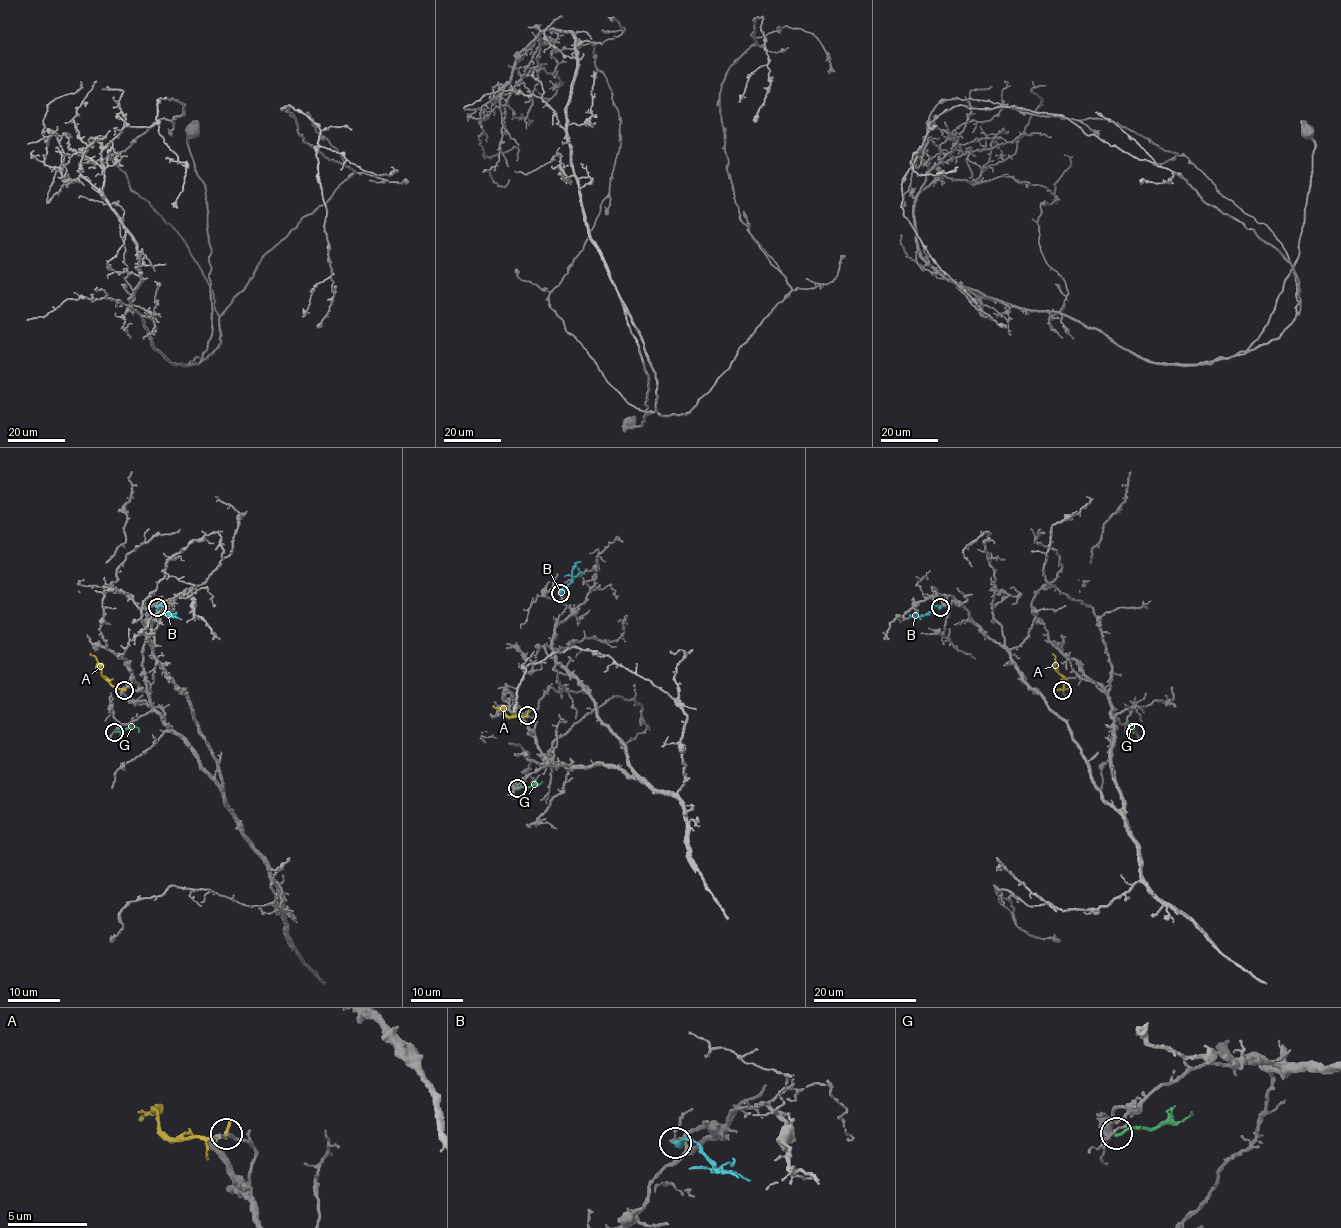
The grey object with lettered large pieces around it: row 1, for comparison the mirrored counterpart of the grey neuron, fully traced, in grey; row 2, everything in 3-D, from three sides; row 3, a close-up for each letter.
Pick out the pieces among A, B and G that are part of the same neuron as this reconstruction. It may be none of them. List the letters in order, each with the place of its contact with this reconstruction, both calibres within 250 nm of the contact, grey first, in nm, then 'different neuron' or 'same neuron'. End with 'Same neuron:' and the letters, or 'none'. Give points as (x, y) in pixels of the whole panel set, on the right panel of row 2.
A: contact (1062, 690); calibres 160 and 280 nm; different neuron
B: contact (940, 607); calibres 110 and 440 nm; different neuron
G: contact (1135, 732); calibres 100 and 190 nm; different neuron
Same neuron: none

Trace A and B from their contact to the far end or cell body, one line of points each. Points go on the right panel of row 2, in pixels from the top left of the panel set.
A: (1063, 690), (1064, 678), (1055, 668), (1052, 654)
B: (940, 607), (934, 606), (928, 612), (908, 619)

